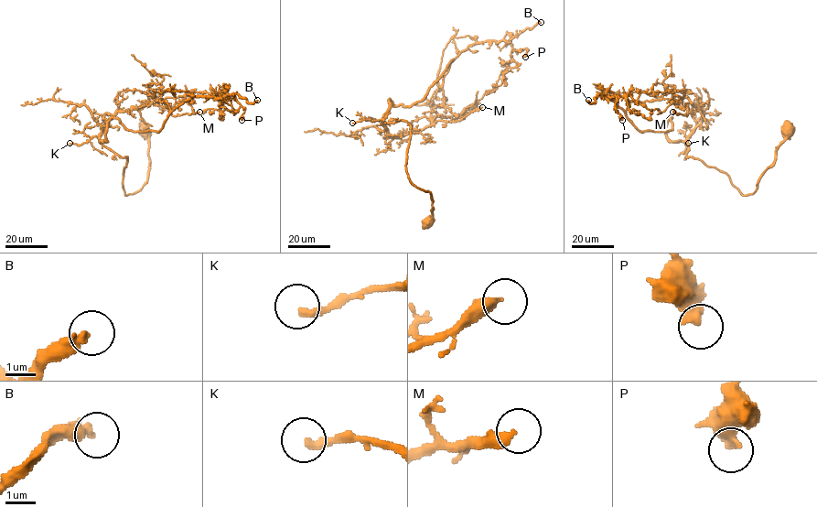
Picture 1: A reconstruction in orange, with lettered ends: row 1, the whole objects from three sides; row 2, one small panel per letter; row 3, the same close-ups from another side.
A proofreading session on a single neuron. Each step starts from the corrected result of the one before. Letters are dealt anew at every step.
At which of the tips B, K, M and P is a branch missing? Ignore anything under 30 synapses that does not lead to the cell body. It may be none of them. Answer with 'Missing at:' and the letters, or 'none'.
Missing at: B

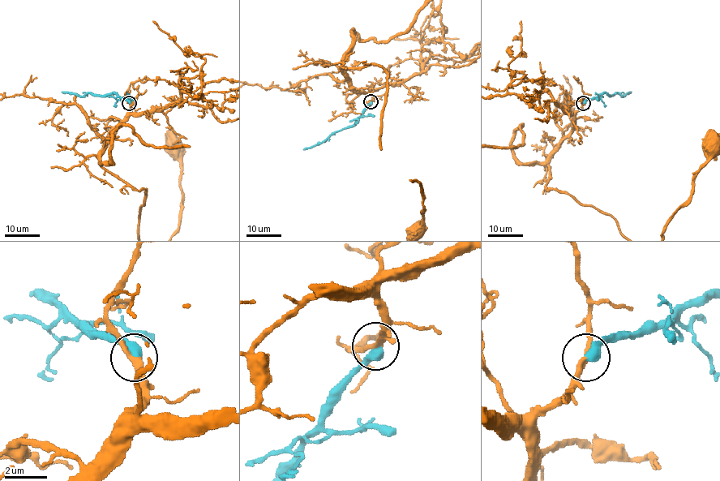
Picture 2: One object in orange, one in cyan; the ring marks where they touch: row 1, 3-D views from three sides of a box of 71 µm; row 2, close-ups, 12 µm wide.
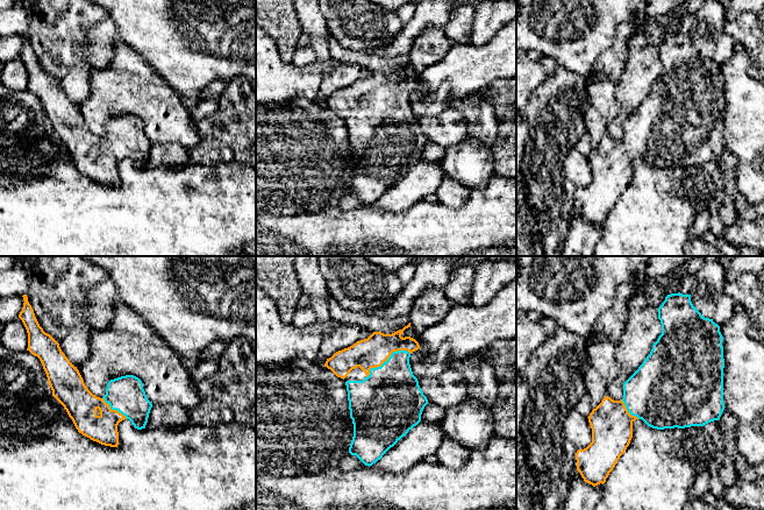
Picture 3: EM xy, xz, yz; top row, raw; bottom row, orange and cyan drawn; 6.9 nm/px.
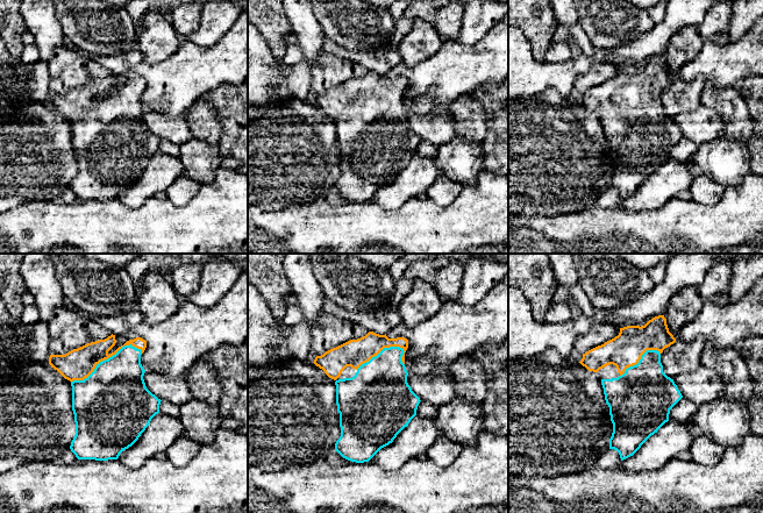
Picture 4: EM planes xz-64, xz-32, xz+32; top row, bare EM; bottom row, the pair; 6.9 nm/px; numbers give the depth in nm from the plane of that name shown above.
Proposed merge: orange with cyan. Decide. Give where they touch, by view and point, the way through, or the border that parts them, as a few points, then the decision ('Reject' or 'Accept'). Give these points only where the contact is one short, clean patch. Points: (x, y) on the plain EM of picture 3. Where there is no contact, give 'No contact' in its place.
Touches orange at xz (386, 98). Accept

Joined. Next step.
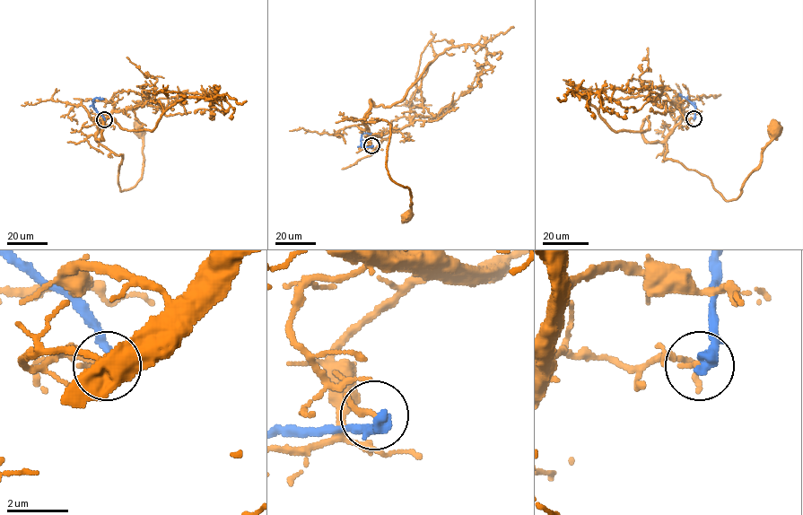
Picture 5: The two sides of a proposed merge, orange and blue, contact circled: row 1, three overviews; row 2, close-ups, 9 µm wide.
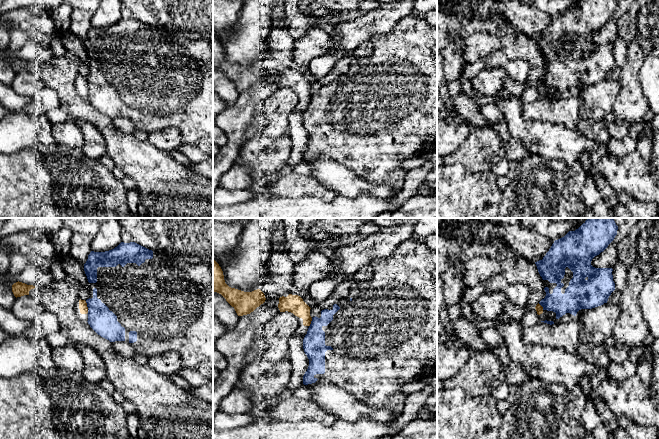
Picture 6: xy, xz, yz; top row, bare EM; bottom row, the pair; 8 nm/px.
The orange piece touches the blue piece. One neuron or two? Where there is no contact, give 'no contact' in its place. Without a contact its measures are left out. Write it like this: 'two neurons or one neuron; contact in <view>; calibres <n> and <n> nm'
two neurons; contact in xy; calibres 70 and 220 nm

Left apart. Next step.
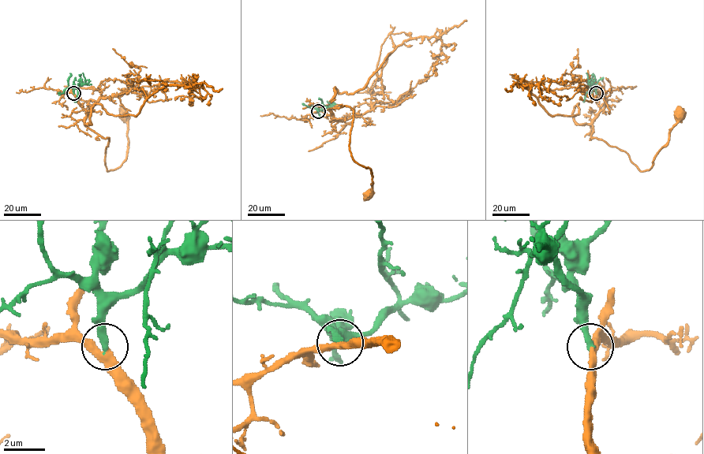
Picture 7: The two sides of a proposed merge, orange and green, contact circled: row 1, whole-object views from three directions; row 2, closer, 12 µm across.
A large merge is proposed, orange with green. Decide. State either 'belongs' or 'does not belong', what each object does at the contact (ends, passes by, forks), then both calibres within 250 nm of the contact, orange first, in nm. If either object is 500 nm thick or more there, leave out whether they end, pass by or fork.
belongs | orange passes by | green ends | 320/340 nm

